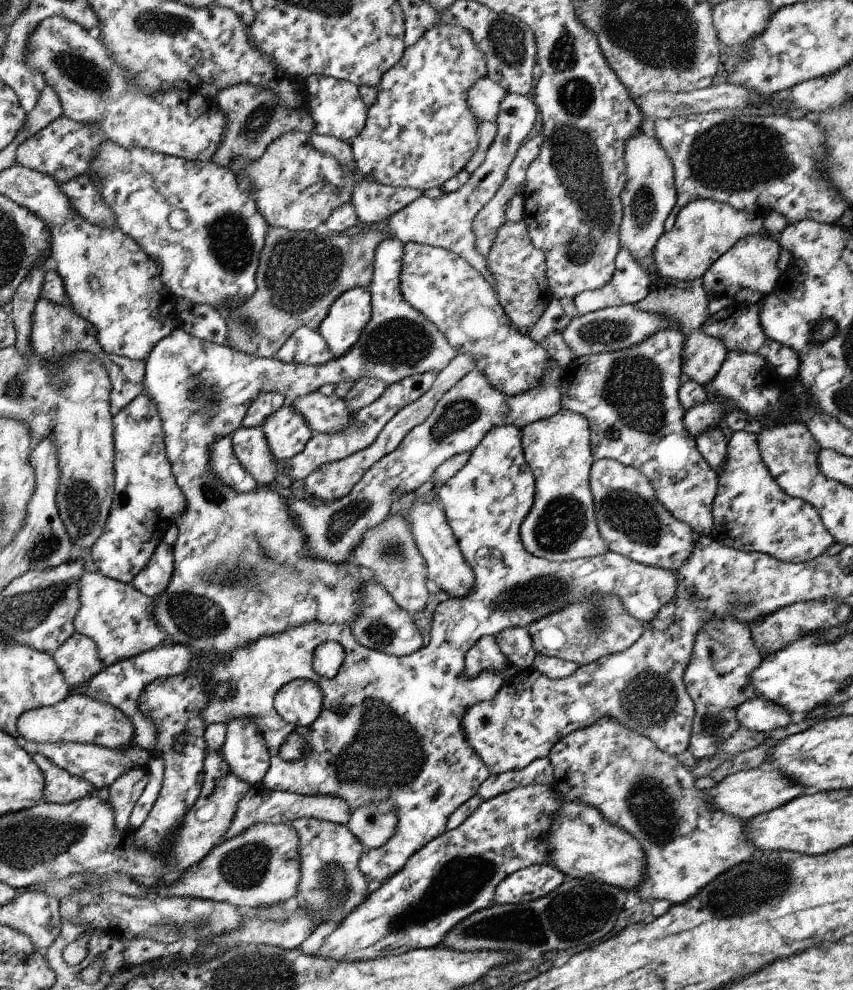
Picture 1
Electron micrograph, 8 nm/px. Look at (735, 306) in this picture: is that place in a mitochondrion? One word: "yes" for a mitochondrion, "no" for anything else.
no

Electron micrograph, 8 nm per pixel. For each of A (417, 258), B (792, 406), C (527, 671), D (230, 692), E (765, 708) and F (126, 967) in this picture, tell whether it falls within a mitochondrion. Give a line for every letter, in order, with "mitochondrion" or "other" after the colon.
A: other
B: other
C: other
D: other
E: other
F: other

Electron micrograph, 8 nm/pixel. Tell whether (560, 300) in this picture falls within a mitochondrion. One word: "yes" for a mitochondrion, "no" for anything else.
no

